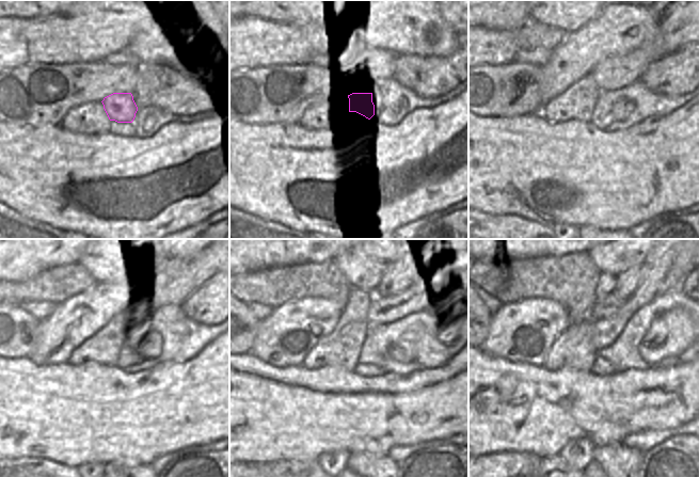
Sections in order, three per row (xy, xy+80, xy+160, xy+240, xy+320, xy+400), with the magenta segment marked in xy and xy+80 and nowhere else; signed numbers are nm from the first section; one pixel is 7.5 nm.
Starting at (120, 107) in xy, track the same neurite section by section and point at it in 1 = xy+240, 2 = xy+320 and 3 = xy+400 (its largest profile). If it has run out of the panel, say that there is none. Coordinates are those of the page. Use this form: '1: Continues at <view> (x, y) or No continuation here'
1: Continues at xy+240 (148, 348)
2: Continues at xy+320 (394, 351)
3: Continues at xy+400 (670, 334)

